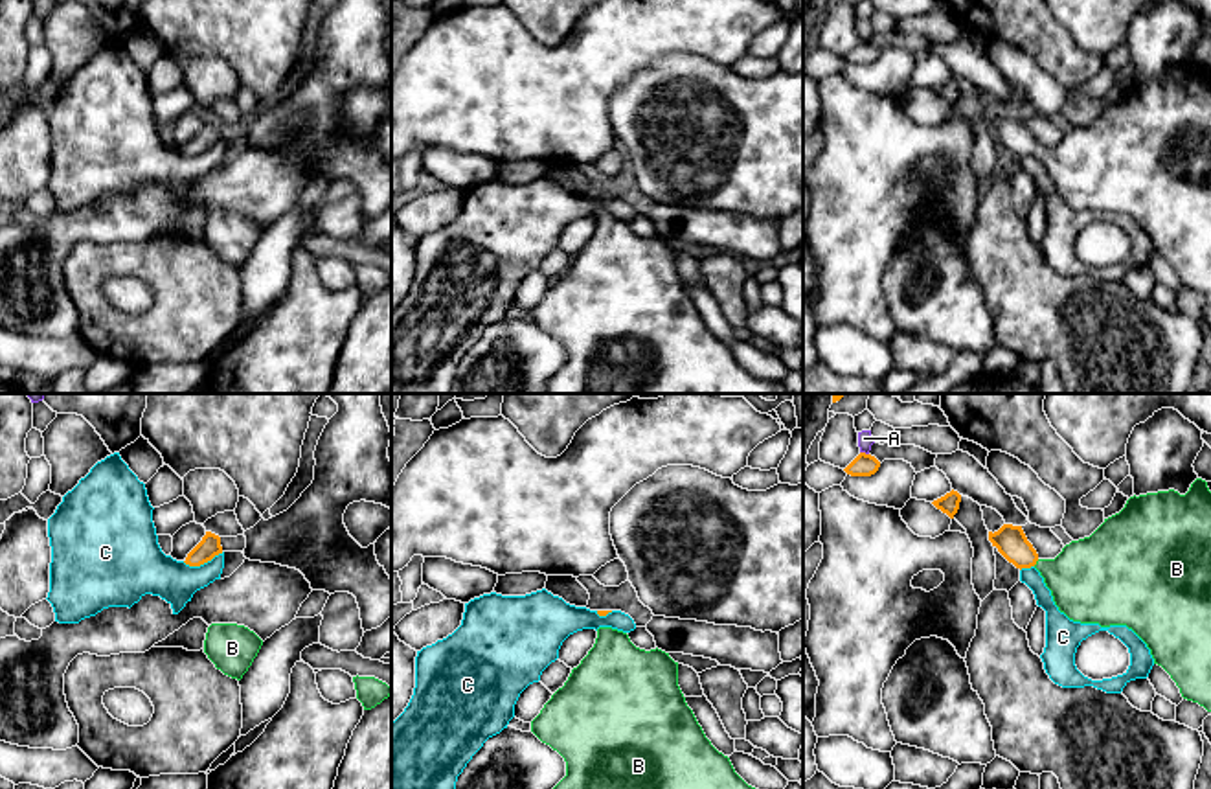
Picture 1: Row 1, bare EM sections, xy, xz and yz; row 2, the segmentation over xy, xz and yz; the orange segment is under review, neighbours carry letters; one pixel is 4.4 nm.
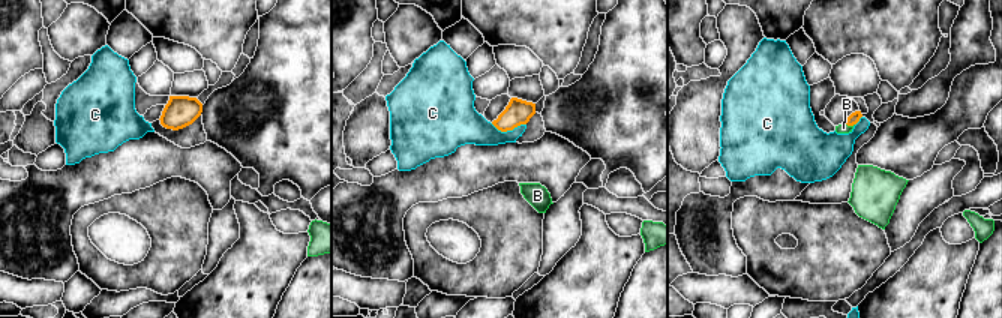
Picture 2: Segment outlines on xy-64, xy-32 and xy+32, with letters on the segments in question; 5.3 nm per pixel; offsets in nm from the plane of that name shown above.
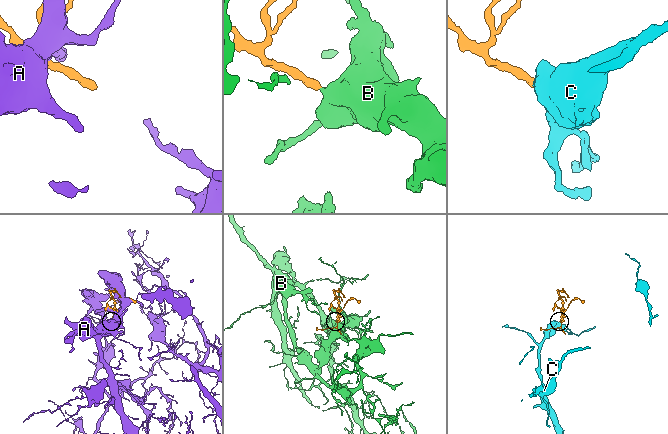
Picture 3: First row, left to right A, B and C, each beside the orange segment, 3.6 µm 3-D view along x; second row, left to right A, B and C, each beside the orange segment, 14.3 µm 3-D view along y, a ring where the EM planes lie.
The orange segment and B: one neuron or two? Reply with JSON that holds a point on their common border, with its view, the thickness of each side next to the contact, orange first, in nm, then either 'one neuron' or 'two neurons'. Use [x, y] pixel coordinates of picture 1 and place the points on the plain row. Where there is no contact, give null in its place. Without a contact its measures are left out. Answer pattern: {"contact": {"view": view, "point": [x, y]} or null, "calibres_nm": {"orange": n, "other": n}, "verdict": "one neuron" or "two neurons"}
{"contact": {"view": "yz", "point": [1035, 151]}, "calibres_nm": {"orange": 140, "other": 360}, "verdict": "one neuron"}

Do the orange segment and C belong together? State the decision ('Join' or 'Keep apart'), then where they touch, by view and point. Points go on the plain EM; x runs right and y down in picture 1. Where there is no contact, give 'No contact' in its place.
Keep apart. Touches orange at xy (203, 151)

